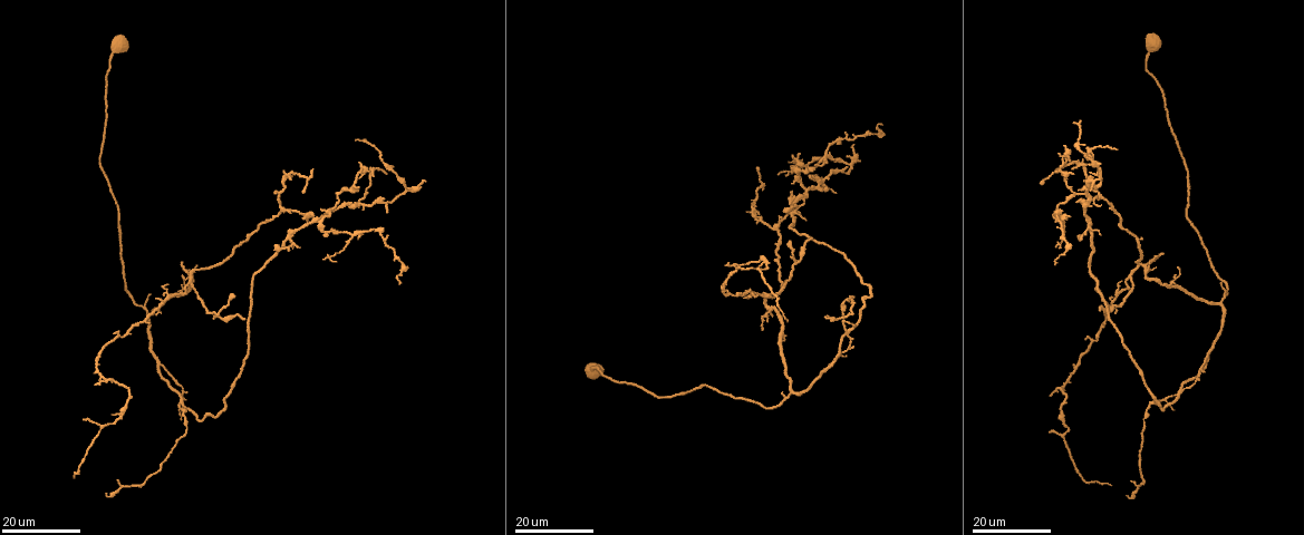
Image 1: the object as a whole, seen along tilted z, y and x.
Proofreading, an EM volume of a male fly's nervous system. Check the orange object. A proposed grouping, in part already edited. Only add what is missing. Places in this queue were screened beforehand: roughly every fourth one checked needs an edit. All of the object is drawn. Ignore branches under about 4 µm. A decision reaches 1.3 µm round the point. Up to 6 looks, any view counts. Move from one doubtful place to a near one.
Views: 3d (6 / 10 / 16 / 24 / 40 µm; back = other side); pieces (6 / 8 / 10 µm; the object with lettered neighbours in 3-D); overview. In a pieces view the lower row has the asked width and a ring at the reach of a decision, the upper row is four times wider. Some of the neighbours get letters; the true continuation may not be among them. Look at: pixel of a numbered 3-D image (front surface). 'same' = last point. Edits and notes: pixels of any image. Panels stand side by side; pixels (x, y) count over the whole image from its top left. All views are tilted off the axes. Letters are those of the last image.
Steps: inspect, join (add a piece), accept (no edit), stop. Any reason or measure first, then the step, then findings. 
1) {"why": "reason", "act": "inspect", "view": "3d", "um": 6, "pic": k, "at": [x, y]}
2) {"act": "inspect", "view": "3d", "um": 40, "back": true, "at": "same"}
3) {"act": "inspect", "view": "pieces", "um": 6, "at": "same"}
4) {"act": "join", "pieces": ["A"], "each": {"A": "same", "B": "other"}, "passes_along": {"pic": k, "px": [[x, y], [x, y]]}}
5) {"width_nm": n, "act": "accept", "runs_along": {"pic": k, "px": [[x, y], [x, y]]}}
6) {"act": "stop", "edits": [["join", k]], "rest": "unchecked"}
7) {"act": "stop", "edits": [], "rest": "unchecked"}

{"why": "thin end", "act": "inspect", "view": "3d", "um": 24, "pic": 1, "at": [367, 191]}

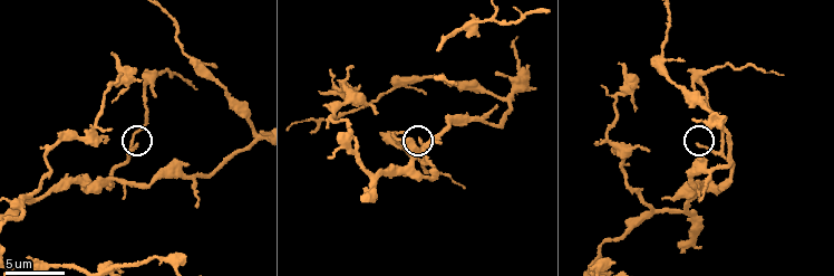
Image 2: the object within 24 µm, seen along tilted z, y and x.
{"act": "inspect", "view": "pieces", "um": 6, "pic": 2, "at": [138, 146]}

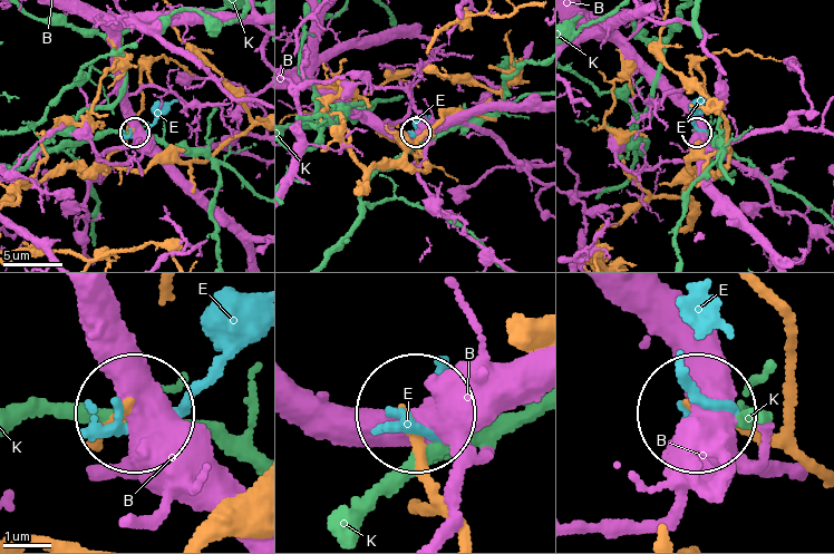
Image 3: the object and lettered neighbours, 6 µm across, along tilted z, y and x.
{"act": "accept", "each": {"B": "other", "E": "other", "K": "other"}, "runs_along": {"pic": 3, "px": [[458, 534], [411, 421]]}, "found": "none of them fits"}

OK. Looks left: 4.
{"why": "free end", "act": "inspect", "view": "pieces", "um": 6, "pic": 2, "at": [105, 143]}

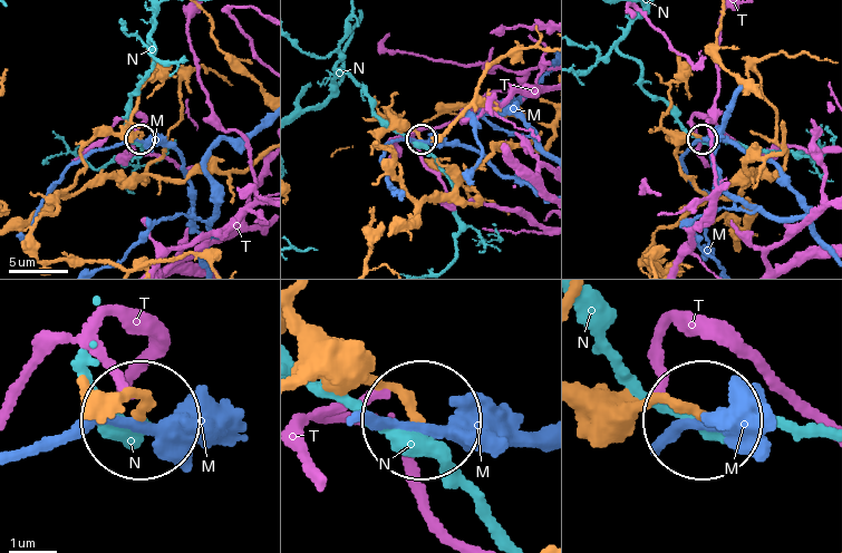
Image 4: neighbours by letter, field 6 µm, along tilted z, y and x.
{"act": "accept", "each": {"M": "other", "N": "other", "T": "other"}, "runs_along": {"pic": 4, "px": [[308, 377], [374, 375], [415, 419]]}, "found": "none of them fits"}

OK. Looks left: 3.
{"why": "thin end", "act": "inspect", "view": "3d", "um": 16, "pic": 1, "at": [779, 218]}

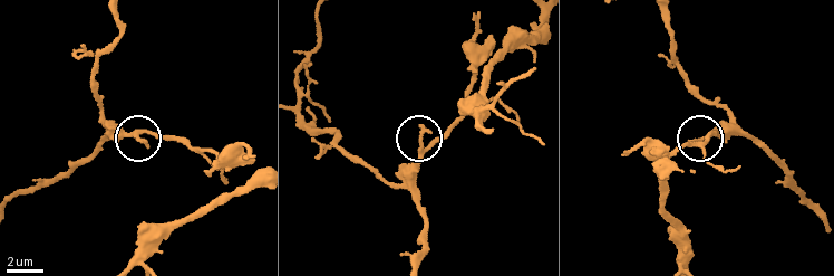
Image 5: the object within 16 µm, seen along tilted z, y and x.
{"why": "see the neighbours", "act": "inspect", "view": "pieces", "um": 10, "pic": 5, "at": [694, 139]}

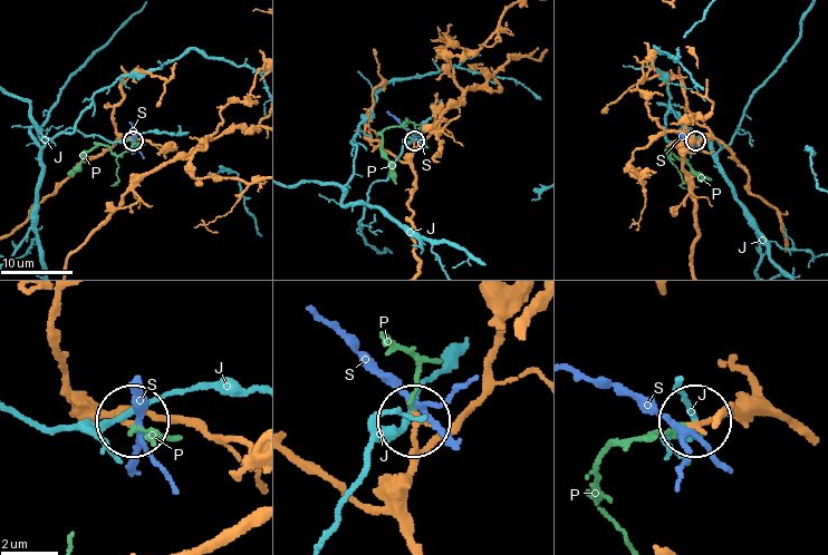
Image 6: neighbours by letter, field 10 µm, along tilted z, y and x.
{"width_nm": 190, "act": "join", "pieces": ["P"], "each": {"J": "other", "P": "same", "S": "other"}, "passes_along": {"pic": 6, "px": [[87, 416], [128, 418], [152, 430], [148, 438]]}, "found": "the cell continues"}

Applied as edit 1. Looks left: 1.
{"act": "stop", "edits": [["join", 6]], "rest": "unchecked"}

